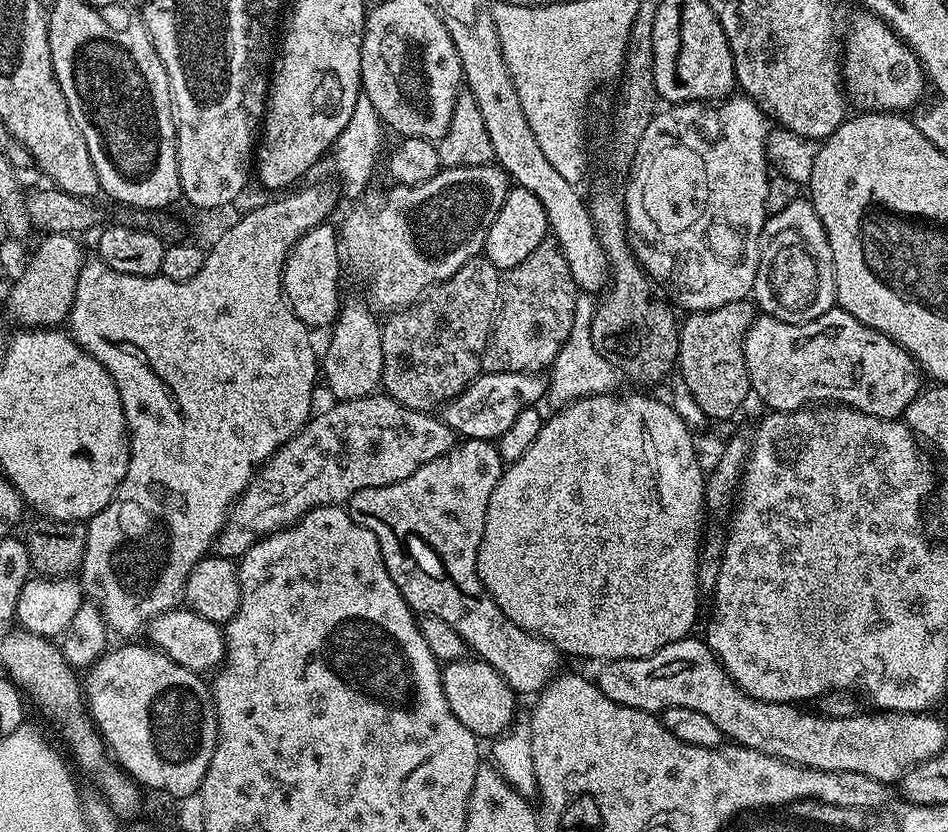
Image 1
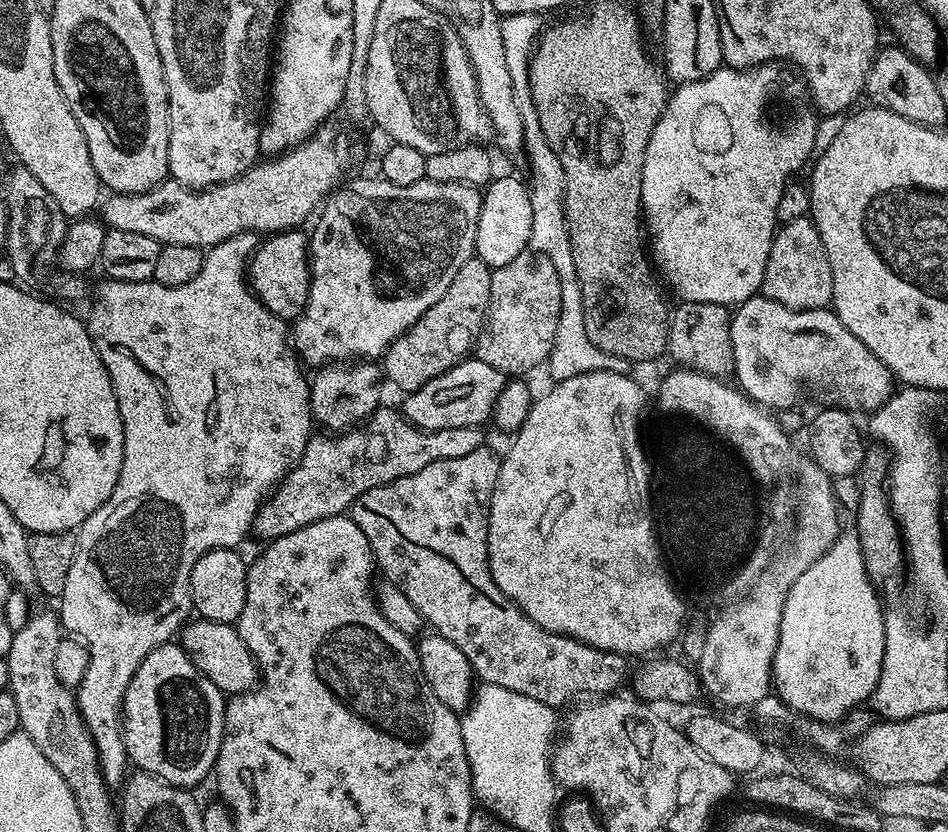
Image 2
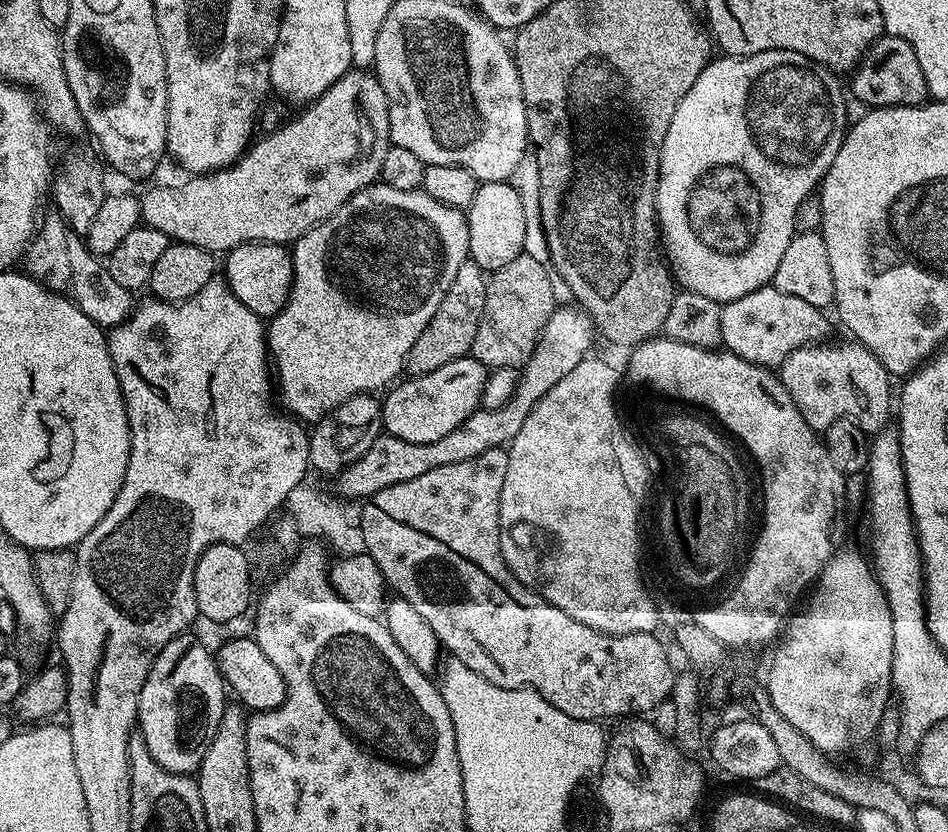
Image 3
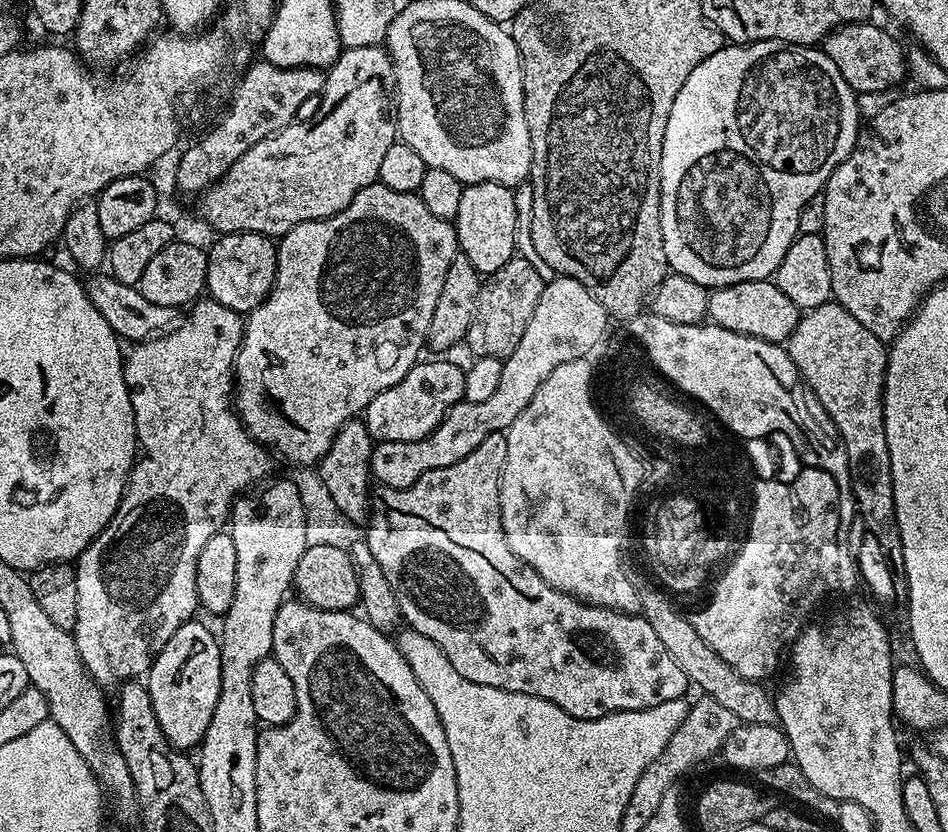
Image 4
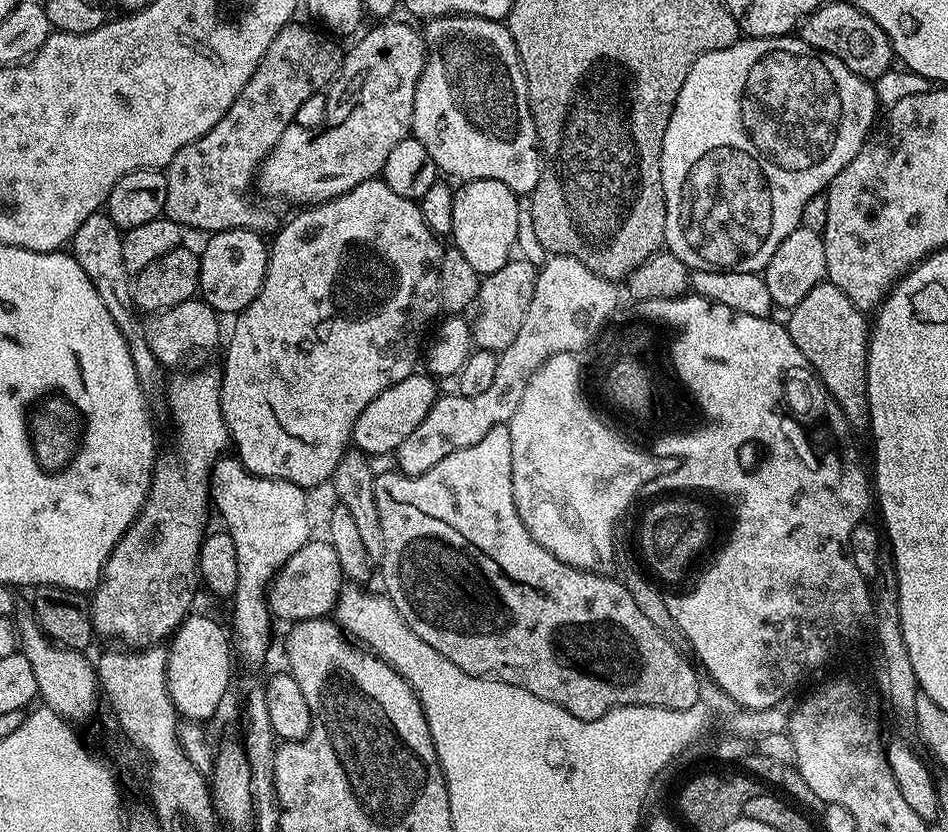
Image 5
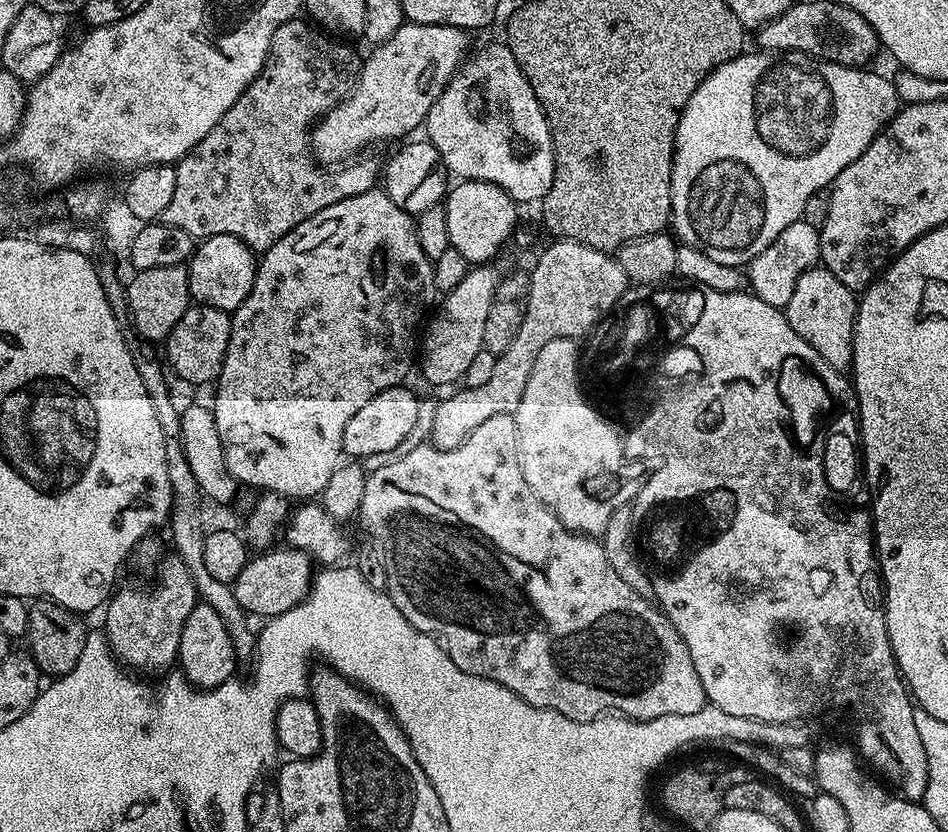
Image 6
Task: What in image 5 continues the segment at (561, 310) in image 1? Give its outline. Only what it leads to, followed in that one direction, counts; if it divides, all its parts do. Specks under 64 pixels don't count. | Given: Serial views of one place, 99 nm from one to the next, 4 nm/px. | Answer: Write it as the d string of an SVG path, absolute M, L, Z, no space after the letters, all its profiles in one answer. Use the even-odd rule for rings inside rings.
M513 258L502 266L502 270L494 270L481 279L480 292L476 296L476 321L473 319L470 324L471 339L479 351L499 354L514 342L526 318L526 310L530 310L530 298L534 298L537 271L537 265L529 260Z

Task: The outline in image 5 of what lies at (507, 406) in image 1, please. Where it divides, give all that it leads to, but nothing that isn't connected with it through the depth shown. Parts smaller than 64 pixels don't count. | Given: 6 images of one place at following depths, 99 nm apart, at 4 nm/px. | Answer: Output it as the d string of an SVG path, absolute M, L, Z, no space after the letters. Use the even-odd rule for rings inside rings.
M420 375L407 376L402 378L402 382L382 390L382 394L378 394L378 398L374 398L370 406L362 410L362 414L358 414L352 427L351 443L359 451L372 458L384 456L387 452L389 455L411 434L414 426L422 423L428 411L434 406L438 389L436 389L437 381L431 375Z

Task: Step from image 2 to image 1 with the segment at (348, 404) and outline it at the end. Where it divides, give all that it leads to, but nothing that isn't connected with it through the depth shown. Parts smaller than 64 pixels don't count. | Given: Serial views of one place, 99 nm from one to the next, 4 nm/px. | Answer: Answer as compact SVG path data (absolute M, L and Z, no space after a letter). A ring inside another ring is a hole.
M347 299L341 307L340 315L331 325L332 337L328 340L328 349L322 352L322 380L328 383L337 401L370 396L381 387L384 379L380 333L382 324L379 319L376 321L375 314L367 299Z

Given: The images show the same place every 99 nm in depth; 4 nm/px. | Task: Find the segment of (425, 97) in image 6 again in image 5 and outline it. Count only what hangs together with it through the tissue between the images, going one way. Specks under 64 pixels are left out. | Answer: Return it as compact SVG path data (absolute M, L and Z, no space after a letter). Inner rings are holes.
M392 22L377 23L380 24L377 28L370 29L368 33L365 31L355 41L357 44L352 49L347 49L340 72L327 89L328 101L324 104L324 117L321 118L320 125L317 128L293 126L286 129L260 167L254 181L257 189L261 188L272 198L296 202L300 204L298 206L322 204L348 193L364 181L375 179L386 166L390 150L394 150L398 142L409 139L414 112L414 90L424 69L426 49L423 35L417 29L415 32L408 24L388 23Z

